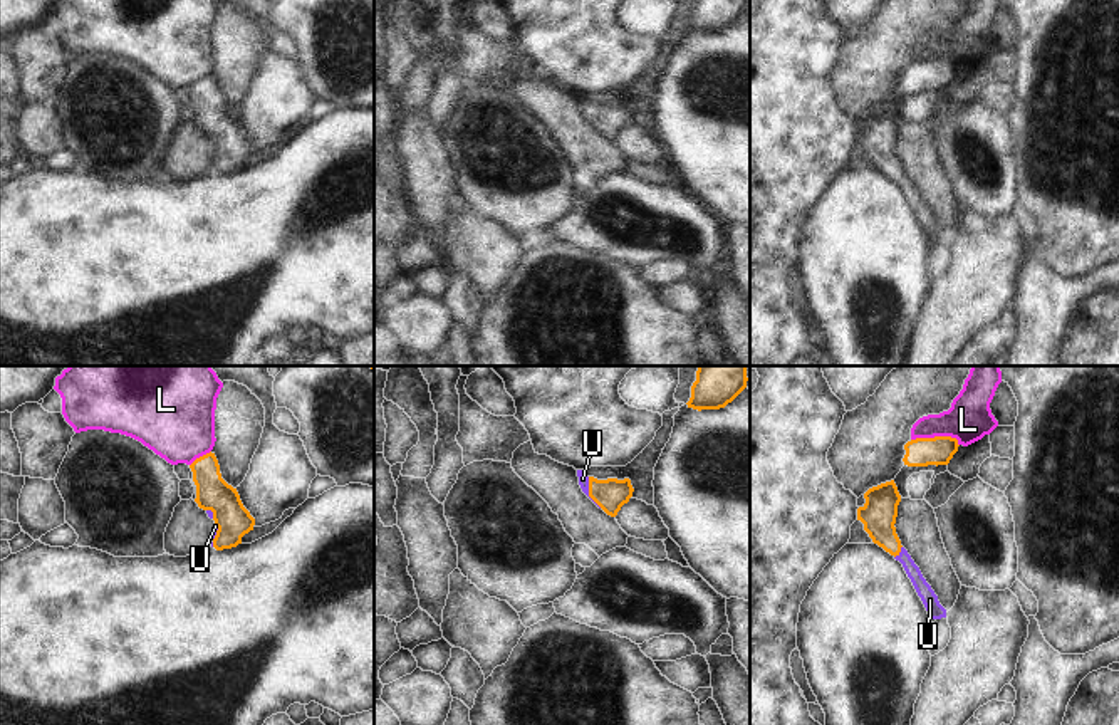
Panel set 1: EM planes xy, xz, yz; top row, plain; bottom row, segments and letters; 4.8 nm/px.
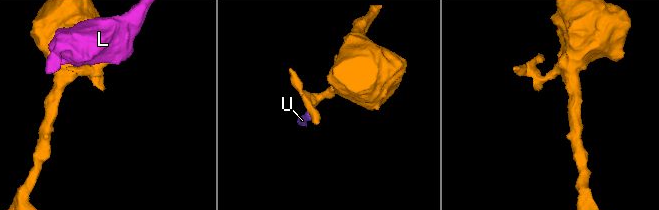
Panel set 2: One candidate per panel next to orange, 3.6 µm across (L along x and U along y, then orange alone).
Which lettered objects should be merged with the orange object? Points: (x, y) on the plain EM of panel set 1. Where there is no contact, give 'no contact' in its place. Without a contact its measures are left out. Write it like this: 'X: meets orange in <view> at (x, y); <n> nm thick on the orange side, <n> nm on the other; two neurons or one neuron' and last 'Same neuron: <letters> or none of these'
L: meets orange in yz at (936, 61); 140 nm thick on the orange side, 220 nm on the other; two neurons
U: meets orange in xz at (589, 116); 150 nm thick on the orange side, 50 nm on the other; one neuron
Same neuron: U

